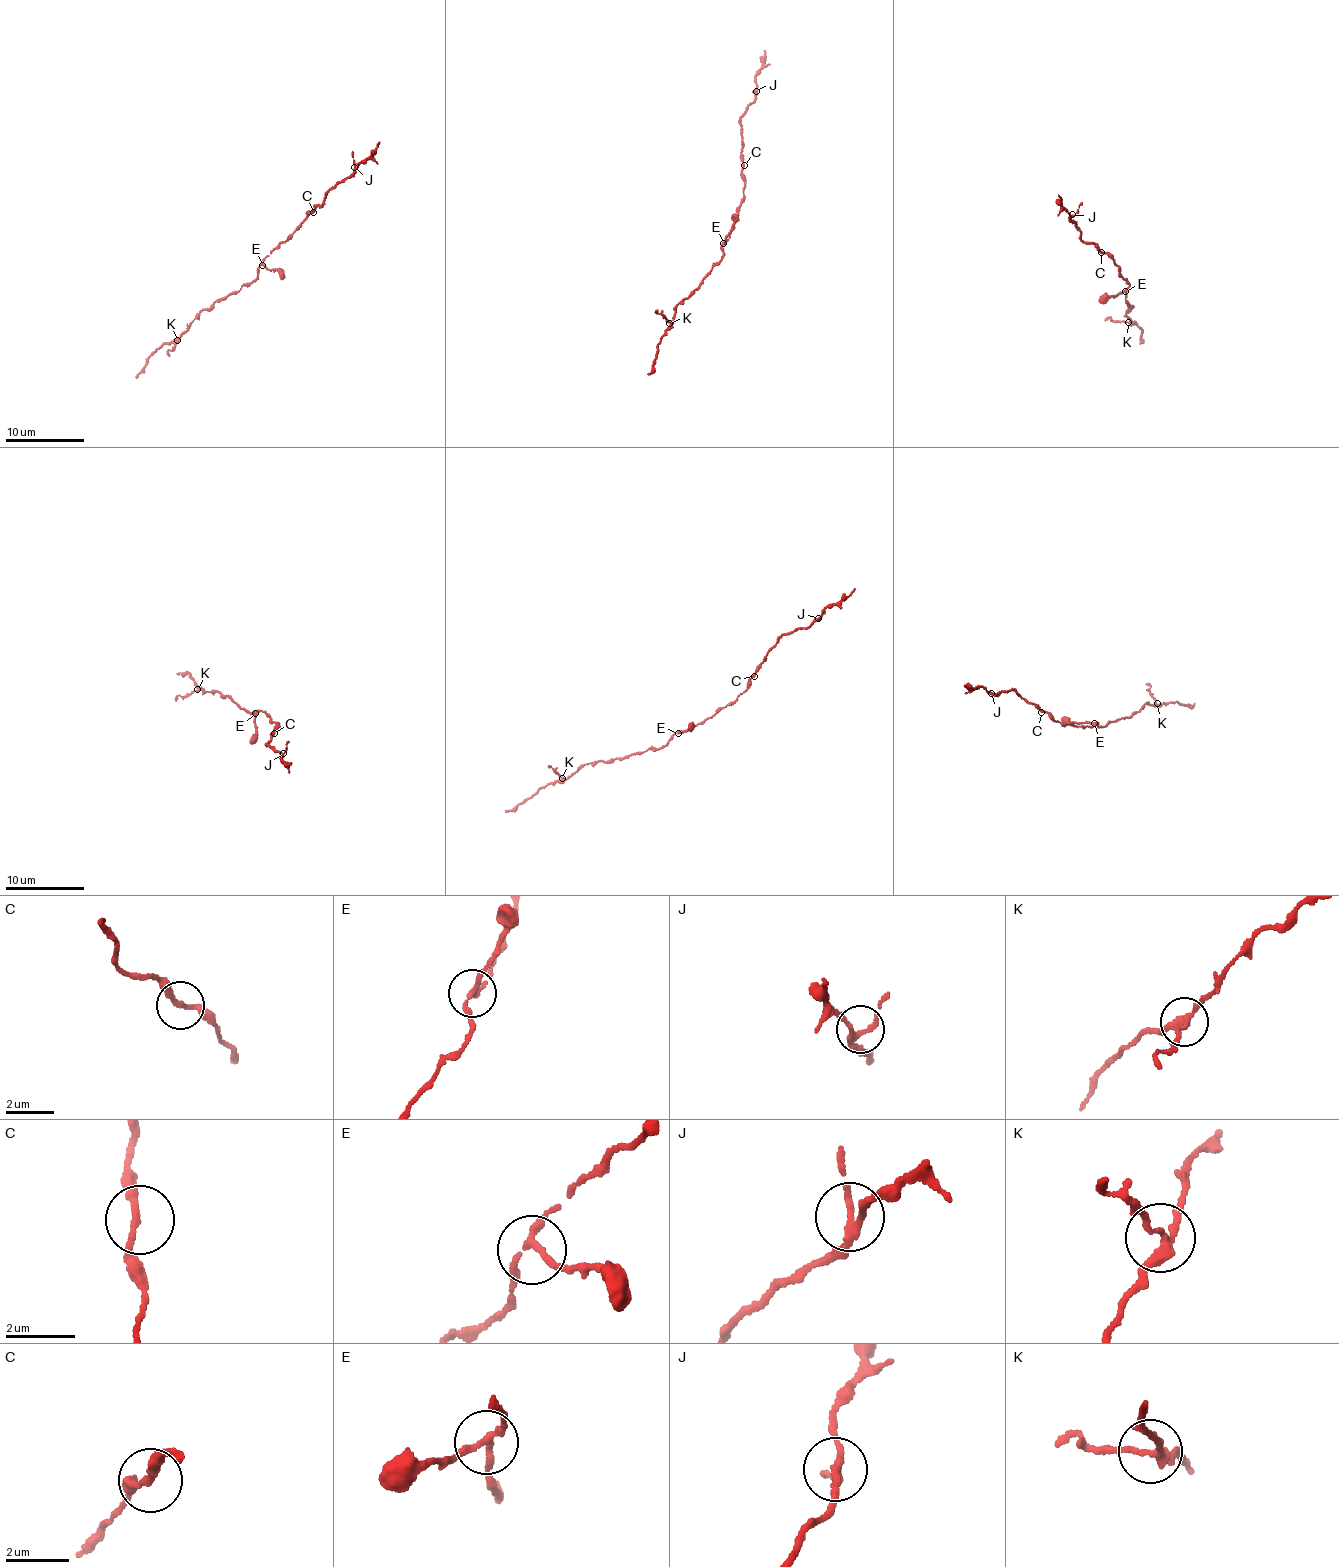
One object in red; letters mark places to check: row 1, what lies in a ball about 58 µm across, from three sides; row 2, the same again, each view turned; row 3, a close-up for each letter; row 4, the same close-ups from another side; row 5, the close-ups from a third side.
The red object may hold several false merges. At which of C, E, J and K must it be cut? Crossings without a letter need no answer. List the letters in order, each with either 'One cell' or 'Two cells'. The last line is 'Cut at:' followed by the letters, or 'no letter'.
C: One cell
E: One cell
J: One cell
K: One cell
Cut at: no letter

